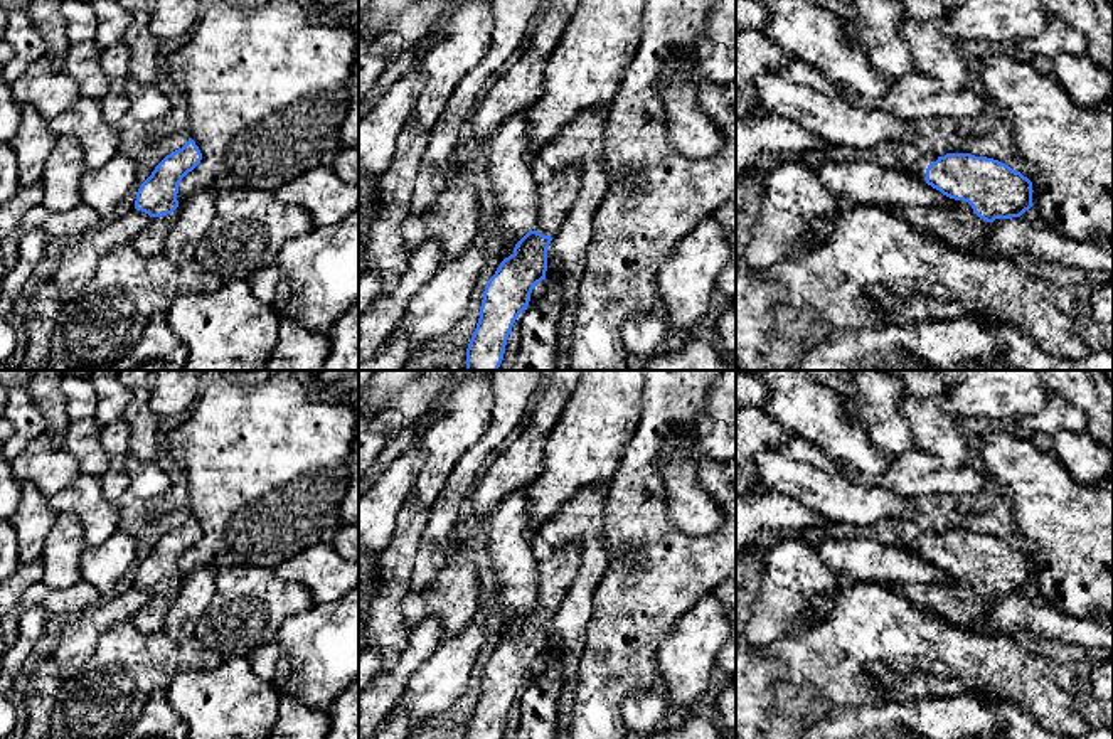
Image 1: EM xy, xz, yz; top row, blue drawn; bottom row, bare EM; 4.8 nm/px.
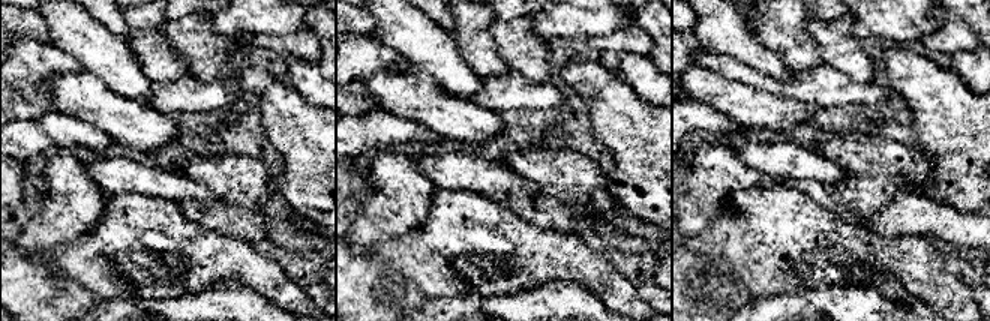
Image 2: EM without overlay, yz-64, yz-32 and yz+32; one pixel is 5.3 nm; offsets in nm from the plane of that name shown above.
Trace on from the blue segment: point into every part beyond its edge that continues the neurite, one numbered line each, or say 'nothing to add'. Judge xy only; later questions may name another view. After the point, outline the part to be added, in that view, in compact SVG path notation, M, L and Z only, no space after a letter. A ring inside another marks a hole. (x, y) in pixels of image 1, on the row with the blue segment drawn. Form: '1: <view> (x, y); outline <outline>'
1: xy (150, 241); outline M177 194L177 200L180 207L184 197ZM178 207L172 214L152 217L146 227L133 237L131 244L141 256L157 256L163 253L170 227L177 221Z

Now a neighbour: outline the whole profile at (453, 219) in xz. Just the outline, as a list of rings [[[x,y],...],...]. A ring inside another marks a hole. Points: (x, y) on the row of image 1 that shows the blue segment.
[[[468,170],[451,172],[446,189],[419,215],[411,215],[402,227],[402,247],[411,256],[423,241],[436,239],[443,263],[456,259],[480,229],[477,178]]]

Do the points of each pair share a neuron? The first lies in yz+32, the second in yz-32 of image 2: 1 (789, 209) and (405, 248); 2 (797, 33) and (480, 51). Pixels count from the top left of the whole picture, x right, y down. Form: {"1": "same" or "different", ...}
{"1": "same", "2": "same"}

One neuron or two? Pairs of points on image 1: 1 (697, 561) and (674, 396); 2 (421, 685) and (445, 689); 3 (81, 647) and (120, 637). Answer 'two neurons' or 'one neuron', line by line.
1: one neuron
2: one neuron
3: two neurons

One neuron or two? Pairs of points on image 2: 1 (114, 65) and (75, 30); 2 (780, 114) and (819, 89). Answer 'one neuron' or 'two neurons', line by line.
1: one neuron
2: two neurons

